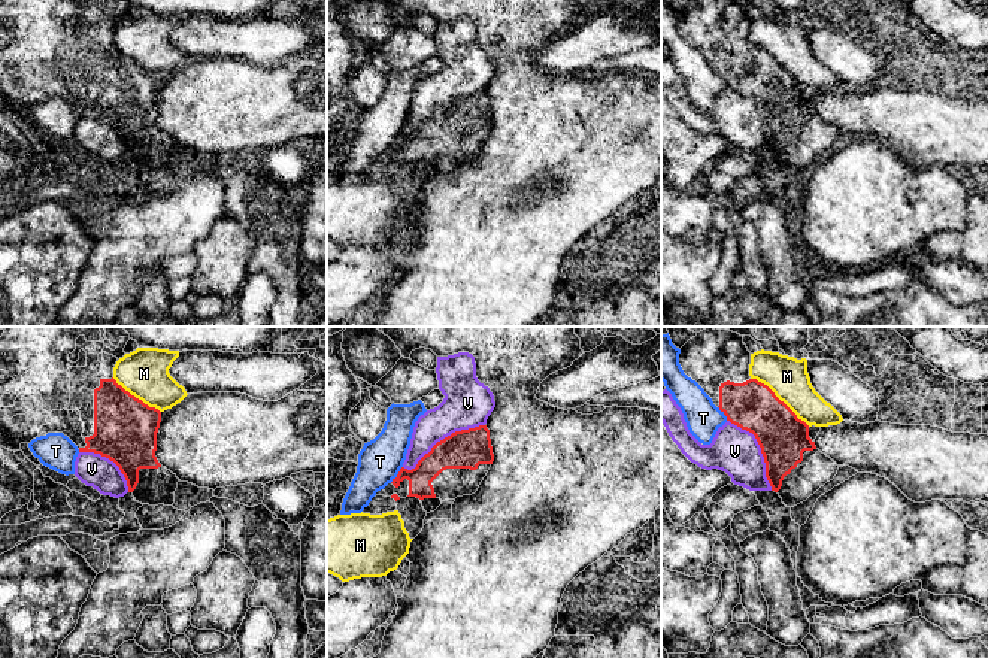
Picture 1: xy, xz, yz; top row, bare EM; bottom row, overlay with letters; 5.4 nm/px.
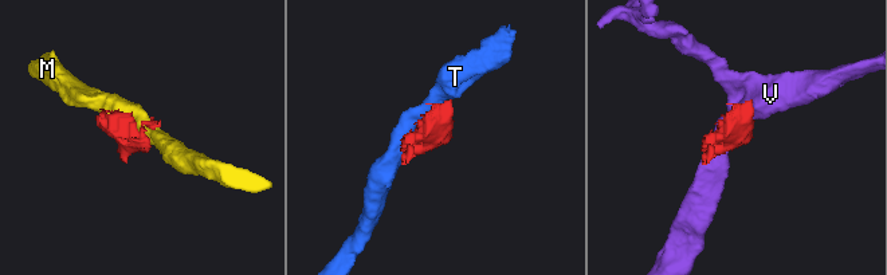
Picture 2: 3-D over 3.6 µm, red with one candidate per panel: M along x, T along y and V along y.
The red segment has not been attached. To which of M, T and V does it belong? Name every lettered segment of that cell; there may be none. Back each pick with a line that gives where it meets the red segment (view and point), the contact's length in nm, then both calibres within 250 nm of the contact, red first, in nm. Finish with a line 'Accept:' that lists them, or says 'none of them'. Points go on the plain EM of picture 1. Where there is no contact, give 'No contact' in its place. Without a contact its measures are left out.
Accept: none of them

